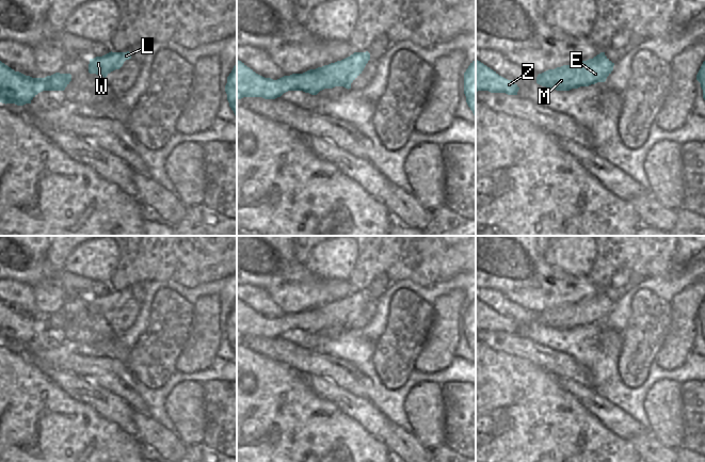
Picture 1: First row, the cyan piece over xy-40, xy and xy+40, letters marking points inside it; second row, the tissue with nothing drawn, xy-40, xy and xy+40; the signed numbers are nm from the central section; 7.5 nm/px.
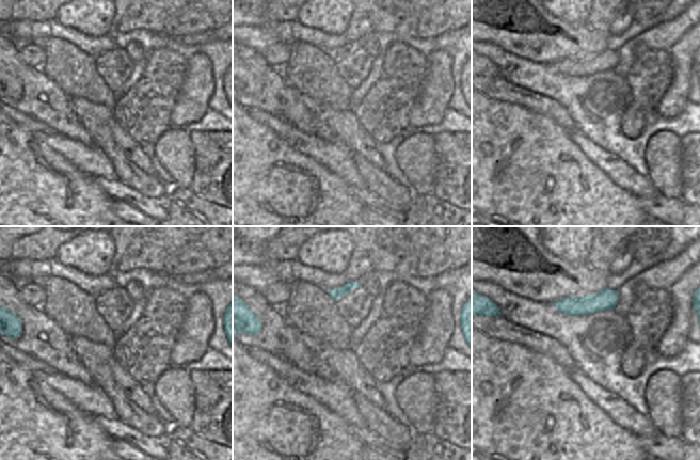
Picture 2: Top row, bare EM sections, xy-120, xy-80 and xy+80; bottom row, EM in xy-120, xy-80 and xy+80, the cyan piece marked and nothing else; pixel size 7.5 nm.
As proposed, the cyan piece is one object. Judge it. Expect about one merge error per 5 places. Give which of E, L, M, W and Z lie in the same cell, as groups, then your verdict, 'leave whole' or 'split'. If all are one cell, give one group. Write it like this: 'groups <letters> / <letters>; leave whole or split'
groups E L M W Z; leave whole

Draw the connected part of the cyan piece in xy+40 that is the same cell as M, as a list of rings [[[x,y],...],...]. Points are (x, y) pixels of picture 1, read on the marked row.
[[[600,52],[593,59],[539,74],[536,83],[557,91],[589,86],[597,82],[605,82],[613,70],[613,66],[614,63],[605,55],[605,52]]]

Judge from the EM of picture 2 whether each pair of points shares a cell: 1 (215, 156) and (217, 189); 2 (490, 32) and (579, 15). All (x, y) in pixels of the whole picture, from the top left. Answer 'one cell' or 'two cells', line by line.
1: one cell
2: two cells

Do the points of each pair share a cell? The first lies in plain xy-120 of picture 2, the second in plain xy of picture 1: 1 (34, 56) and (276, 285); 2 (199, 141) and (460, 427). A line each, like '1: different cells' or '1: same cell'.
1: same cell
2: same cell

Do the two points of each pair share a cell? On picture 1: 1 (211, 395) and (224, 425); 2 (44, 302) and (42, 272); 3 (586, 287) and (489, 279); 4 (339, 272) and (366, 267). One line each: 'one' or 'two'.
1: one
2: one
3: one
4: two

